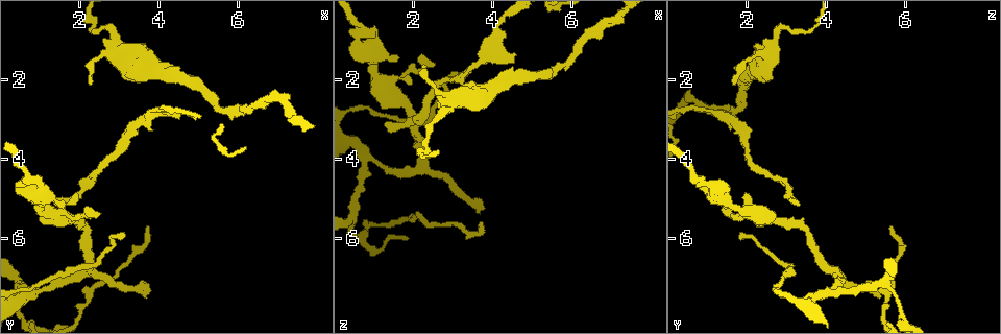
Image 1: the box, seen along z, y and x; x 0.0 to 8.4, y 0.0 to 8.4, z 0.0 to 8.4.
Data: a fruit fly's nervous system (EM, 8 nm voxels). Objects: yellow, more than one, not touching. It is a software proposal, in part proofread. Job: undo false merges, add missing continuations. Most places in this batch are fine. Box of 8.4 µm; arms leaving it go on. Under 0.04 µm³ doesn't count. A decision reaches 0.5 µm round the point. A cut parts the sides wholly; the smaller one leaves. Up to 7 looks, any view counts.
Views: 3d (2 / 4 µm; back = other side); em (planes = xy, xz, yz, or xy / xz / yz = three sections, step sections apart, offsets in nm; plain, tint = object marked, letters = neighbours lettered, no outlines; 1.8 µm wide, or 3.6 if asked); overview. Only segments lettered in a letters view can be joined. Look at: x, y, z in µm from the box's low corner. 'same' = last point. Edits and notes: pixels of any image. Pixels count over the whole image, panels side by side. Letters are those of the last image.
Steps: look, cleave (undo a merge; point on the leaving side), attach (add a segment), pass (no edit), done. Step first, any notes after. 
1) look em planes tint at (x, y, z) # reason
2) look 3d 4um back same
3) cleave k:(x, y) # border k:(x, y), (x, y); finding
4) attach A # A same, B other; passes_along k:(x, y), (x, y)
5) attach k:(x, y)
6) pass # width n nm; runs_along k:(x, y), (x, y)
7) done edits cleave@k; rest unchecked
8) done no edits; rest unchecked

look 3d 4um back at (1.35, 5.00, 3.15)

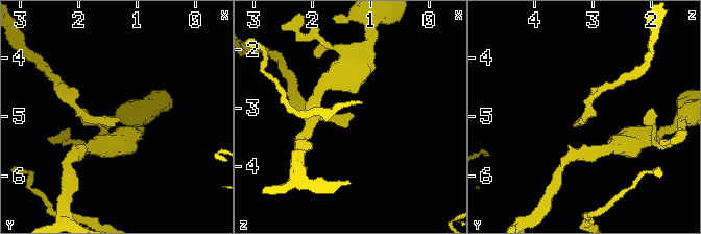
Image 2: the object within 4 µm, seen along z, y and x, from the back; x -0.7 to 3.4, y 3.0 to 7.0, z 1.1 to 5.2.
look em 3.6um planes letters at (1.30, 5.00, 3.15)

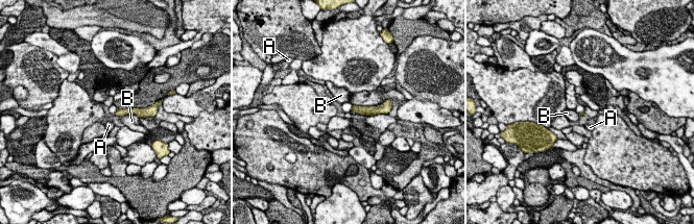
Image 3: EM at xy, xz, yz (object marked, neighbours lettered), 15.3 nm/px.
pass # A other, B other; border 3:(121, 116), (136, 115), (139, 118); none of them fits

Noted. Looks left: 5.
look 3d 2um at (3.65, 7.45, 5.40)

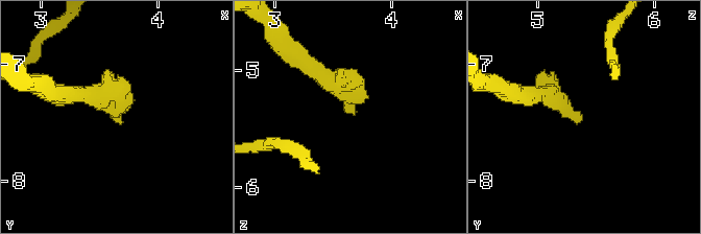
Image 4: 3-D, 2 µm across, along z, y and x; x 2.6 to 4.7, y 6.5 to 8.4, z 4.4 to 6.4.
look em yz step 8 tint at (3.68, 7.48, 5.40) # shape alone is not enough

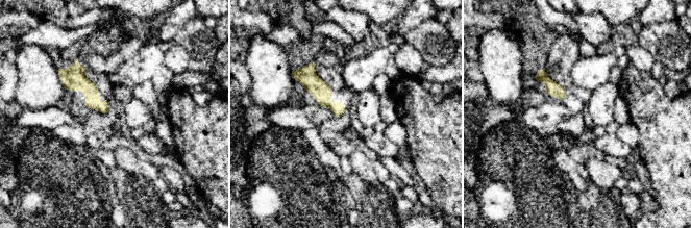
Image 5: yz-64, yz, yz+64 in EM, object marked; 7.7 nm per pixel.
look em yz step 8 letters same # what lies round it

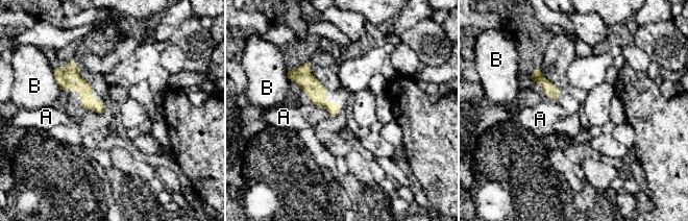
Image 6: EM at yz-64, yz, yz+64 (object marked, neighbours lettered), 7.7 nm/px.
pass # width 90 nm; A other, B other; runs_along 6:(294, 73), (328, 106), (337, 111); none of them fits

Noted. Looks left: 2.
look em planes tint at (4.60, 2.95, 1.55) # an open end

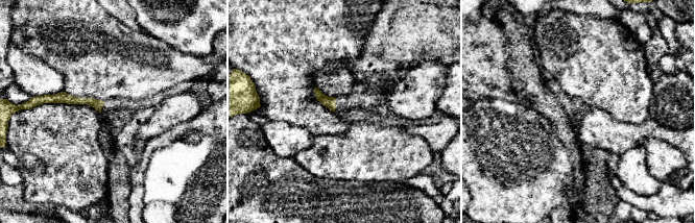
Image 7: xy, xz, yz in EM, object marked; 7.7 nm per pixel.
look em planes letters same

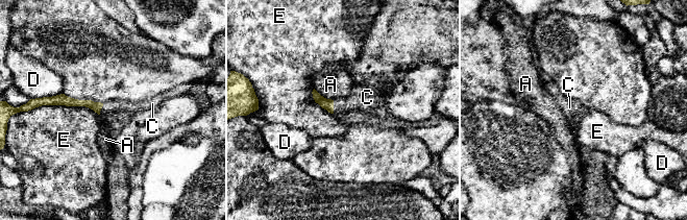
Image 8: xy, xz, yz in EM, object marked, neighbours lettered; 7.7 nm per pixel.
attach C # longest_contact E 480 nm; A other, C same, D other, E other; passes_along 8:(327, 104), (333, 106), (364, 98); the neuron continues

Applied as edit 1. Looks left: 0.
done edits attach@8; rest unchecked

